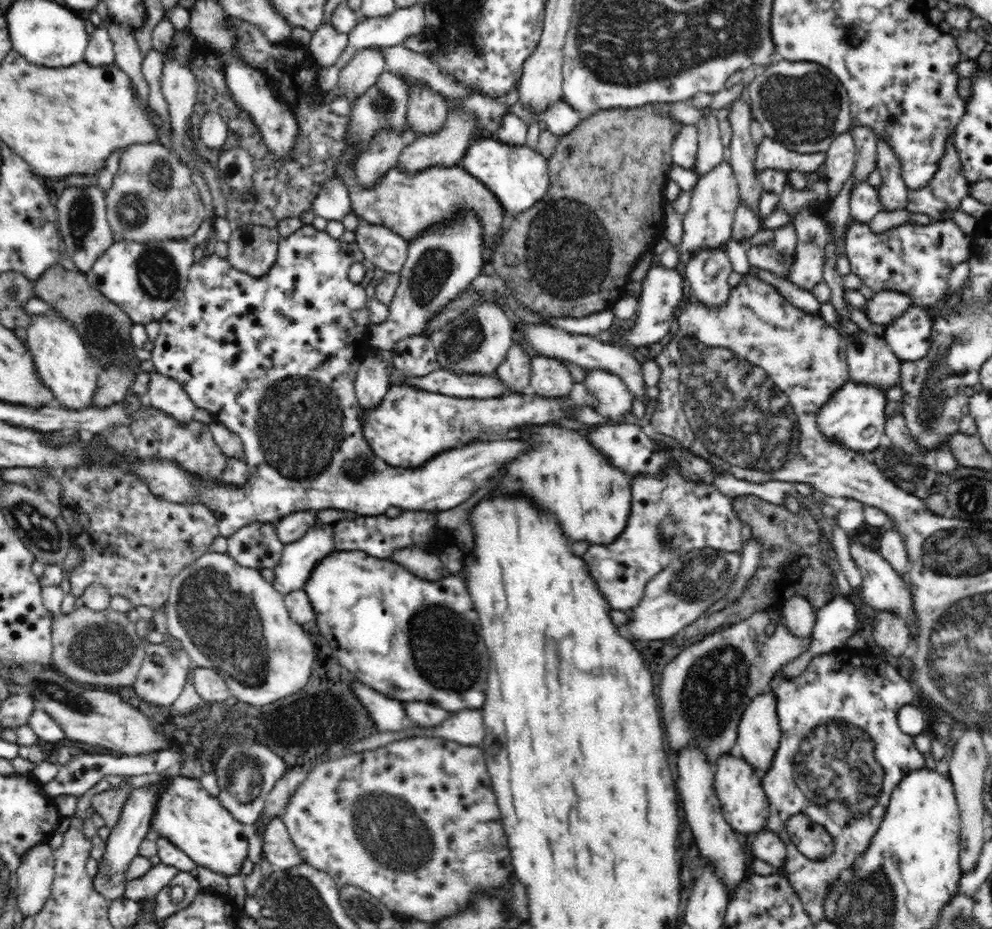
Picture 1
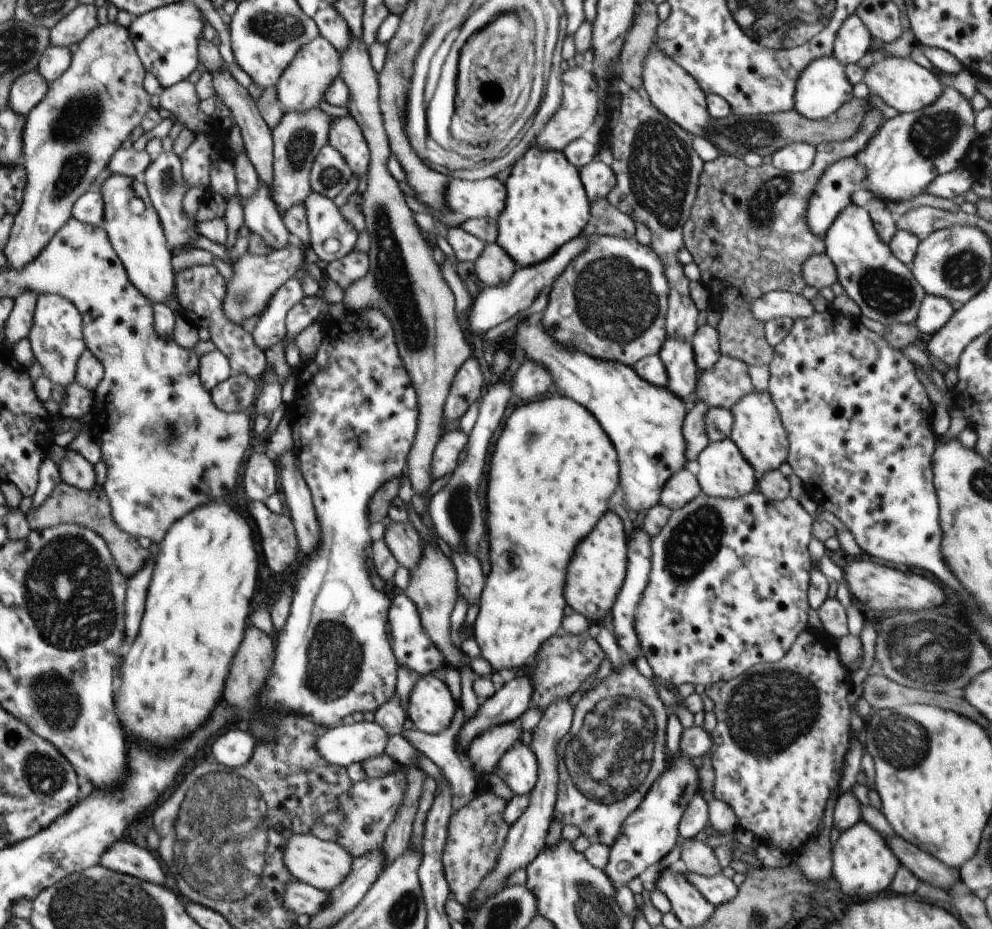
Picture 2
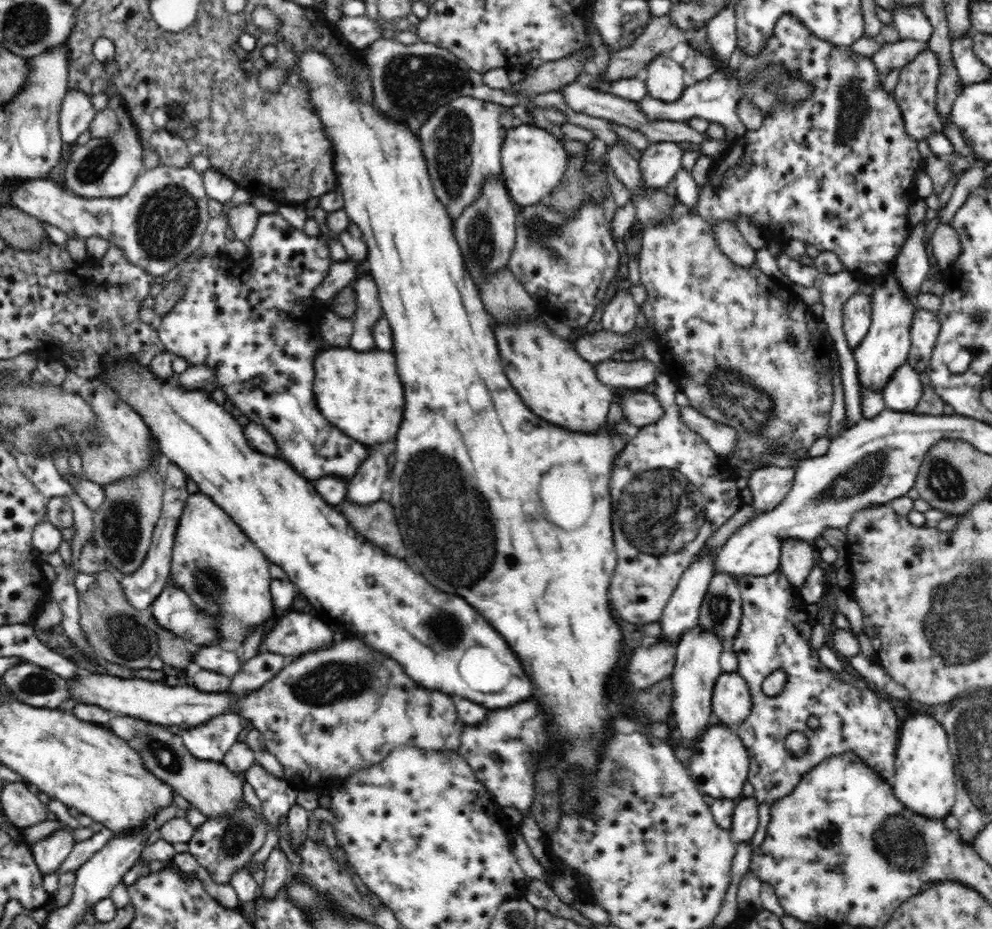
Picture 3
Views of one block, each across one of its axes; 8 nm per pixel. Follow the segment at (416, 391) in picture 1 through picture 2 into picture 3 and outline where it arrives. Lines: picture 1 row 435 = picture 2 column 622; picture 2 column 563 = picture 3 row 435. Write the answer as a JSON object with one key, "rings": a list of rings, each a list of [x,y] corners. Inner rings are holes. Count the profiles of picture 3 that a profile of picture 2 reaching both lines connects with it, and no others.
{"rings":[[[327,346],[315,354],[313,367],[316,407],[330,425],[362,445],[370,444],[368,448],[395,440],[405,401],[393,352],[378,349],[358,352],[349,346]]]}

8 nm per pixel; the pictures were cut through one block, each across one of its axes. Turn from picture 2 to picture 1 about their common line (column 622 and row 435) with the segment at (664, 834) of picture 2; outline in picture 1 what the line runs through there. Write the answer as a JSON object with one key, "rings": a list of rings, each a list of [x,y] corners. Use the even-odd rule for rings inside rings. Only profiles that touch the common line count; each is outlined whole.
{"rings":[[[848,380],[838,388],[827,404],[818,412],[818,431],[826,439],[843,444],[854,452],[868,452],[885,443],[885,407],[887,404],[886,390],[871,384],[856,384]]]}

